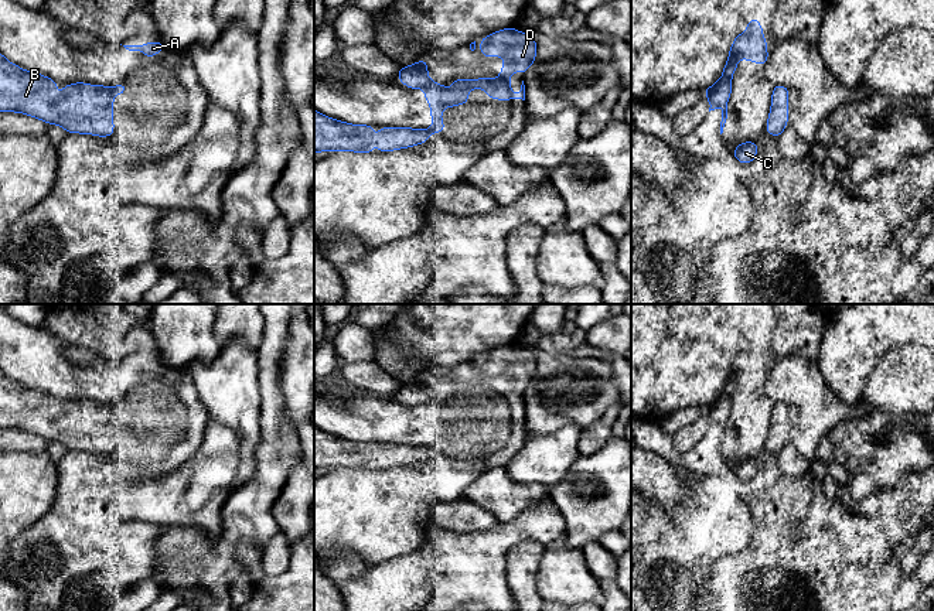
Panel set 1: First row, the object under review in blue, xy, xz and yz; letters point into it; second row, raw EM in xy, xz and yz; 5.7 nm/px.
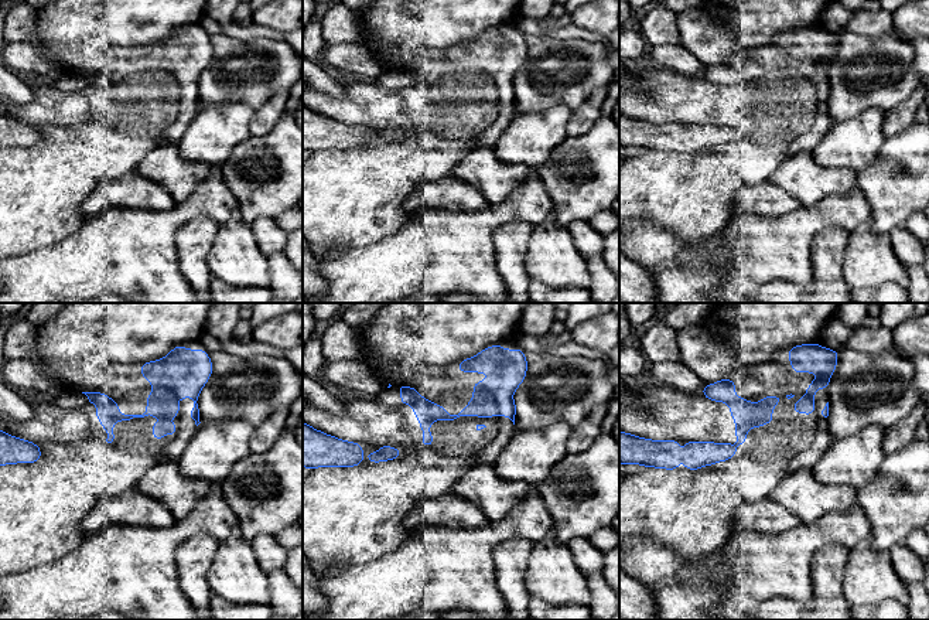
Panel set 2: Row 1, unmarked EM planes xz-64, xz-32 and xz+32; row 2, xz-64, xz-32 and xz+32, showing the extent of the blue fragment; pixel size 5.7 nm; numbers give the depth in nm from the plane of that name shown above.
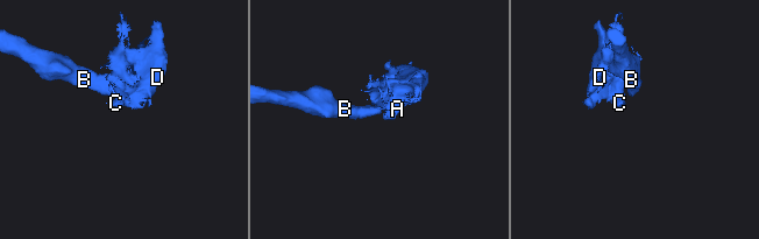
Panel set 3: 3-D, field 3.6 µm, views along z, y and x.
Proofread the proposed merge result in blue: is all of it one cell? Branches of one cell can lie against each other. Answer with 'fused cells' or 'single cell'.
fused cells

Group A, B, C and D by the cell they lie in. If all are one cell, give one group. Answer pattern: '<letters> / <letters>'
A C D / B

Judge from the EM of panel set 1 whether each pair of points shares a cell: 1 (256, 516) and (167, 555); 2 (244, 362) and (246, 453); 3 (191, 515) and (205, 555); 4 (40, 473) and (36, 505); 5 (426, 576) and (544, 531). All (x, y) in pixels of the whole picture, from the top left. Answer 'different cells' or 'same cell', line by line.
1: same cell
2: same cell
3: different cells
4: same cell
5: same cell

